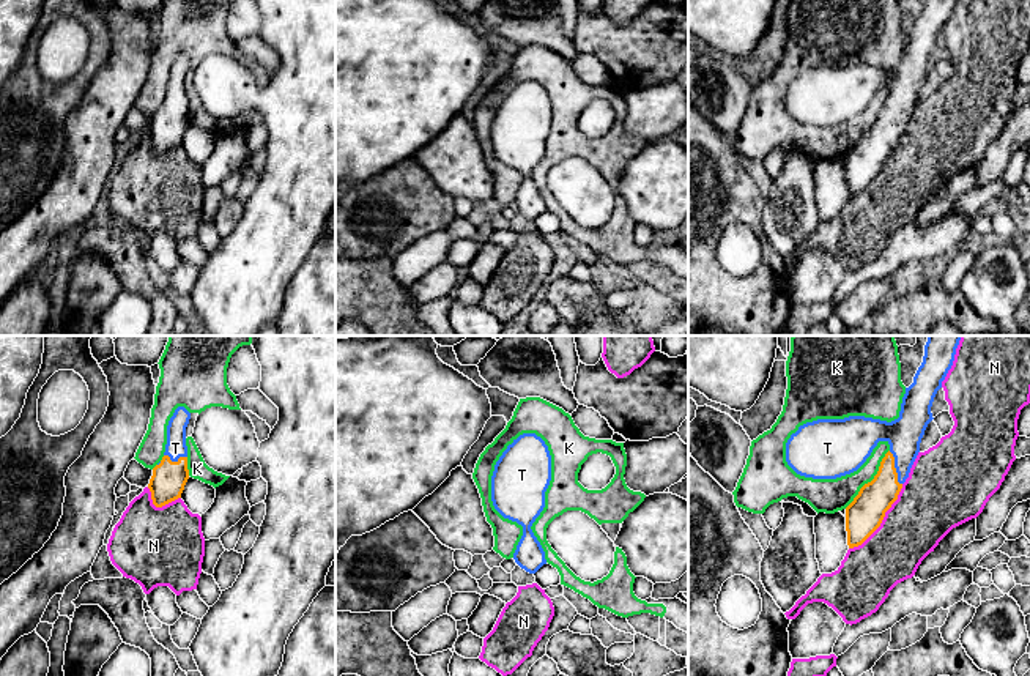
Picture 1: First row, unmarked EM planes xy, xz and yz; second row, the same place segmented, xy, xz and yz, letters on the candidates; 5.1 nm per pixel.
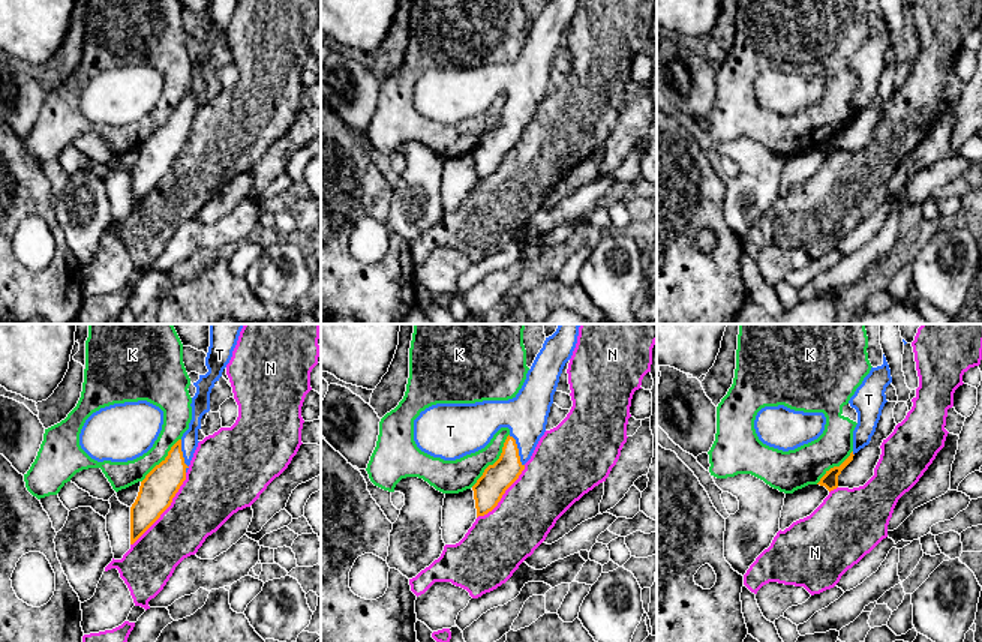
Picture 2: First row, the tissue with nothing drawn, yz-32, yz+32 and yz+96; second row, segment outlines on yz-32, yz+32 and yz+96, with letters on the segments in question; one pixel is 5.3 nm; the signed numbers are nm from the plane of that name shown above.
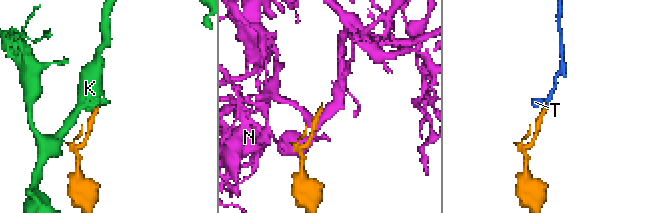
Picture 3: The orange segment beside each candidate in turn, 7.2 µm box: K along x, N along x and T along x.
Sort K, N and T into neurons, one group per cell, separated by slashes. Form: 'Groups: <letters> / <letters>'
Groups: K / N / T

